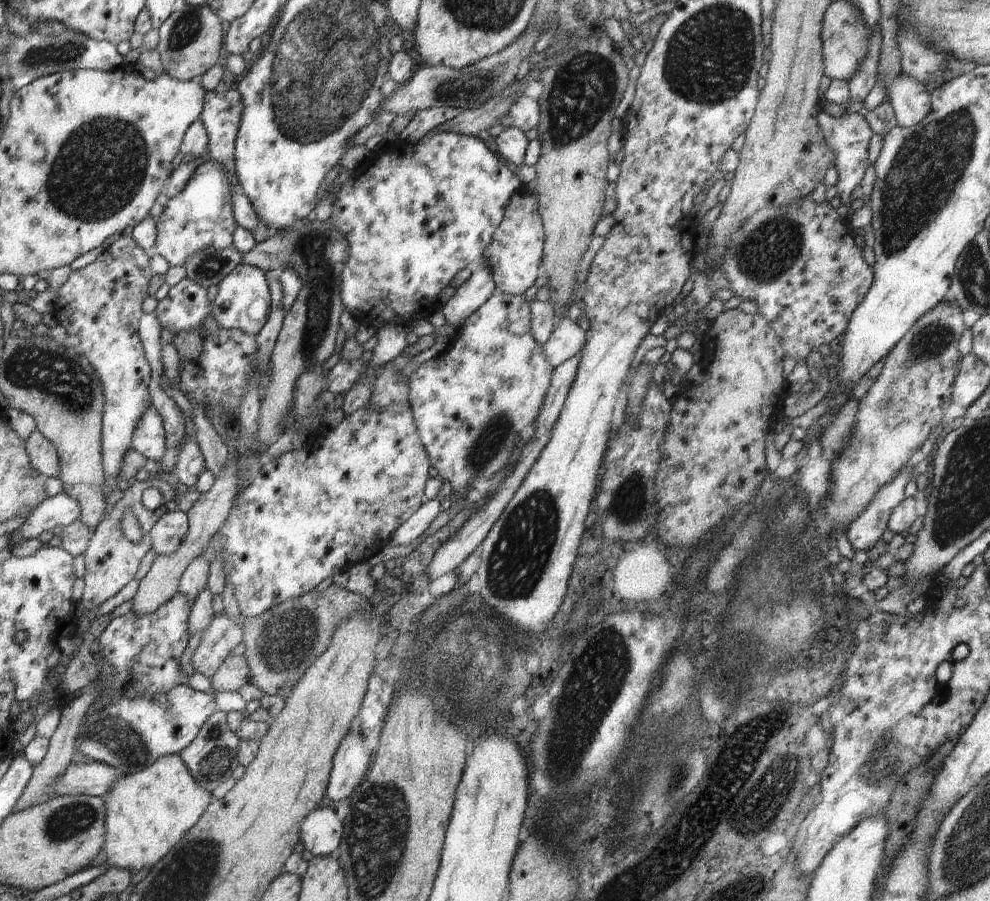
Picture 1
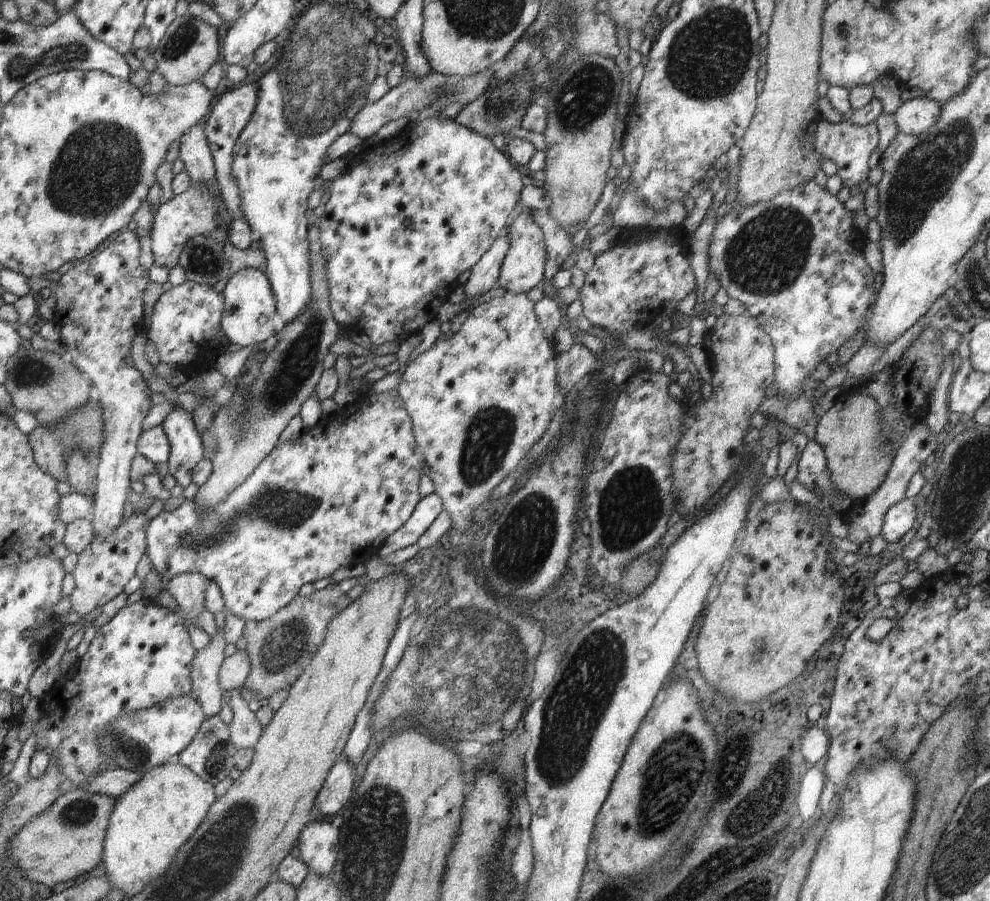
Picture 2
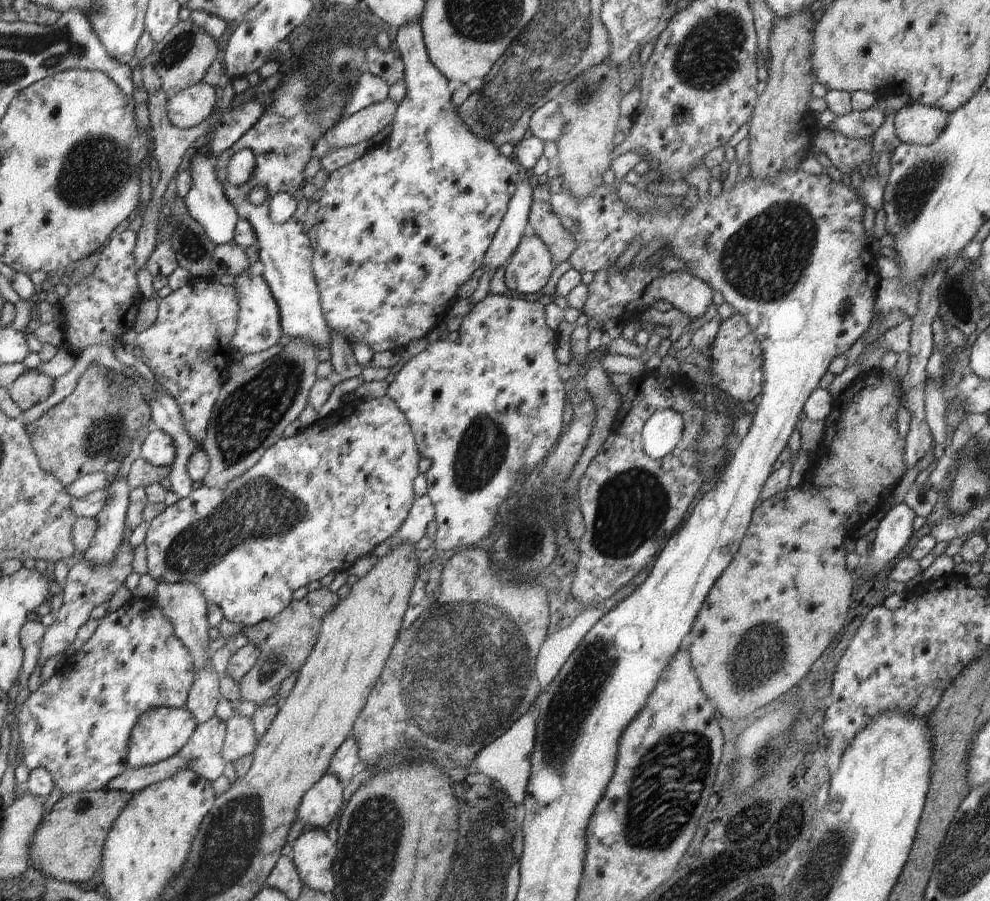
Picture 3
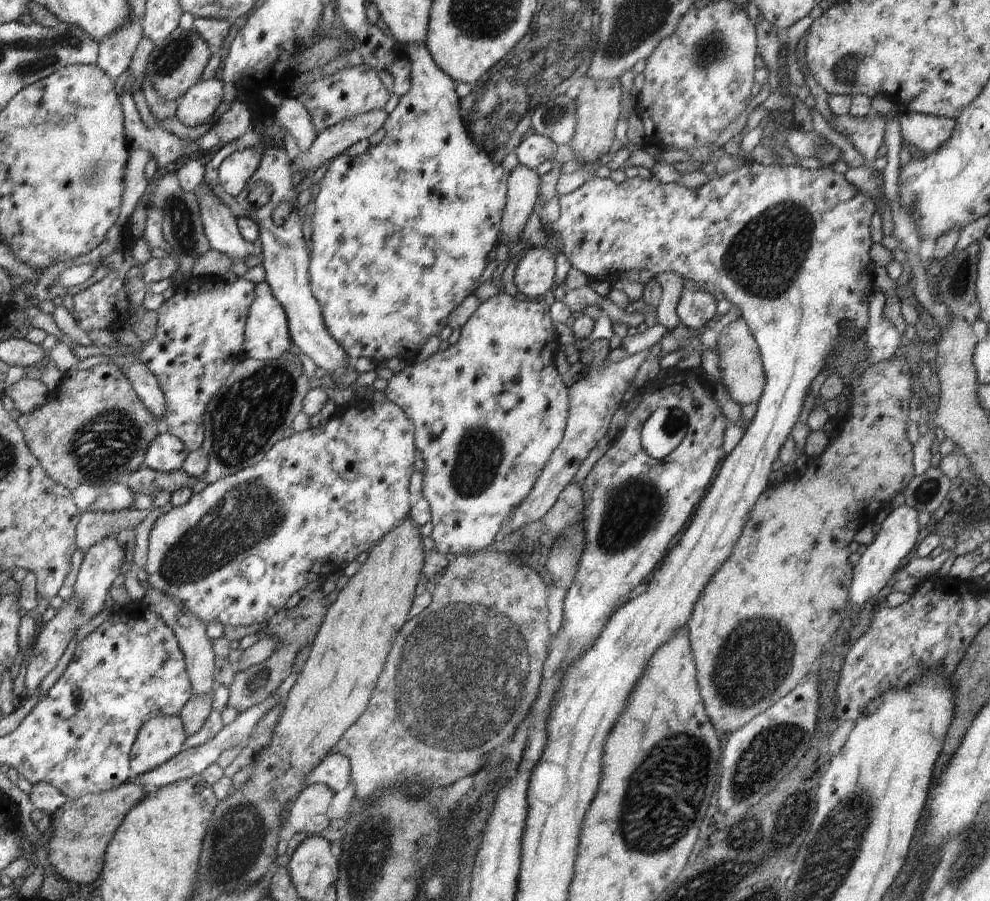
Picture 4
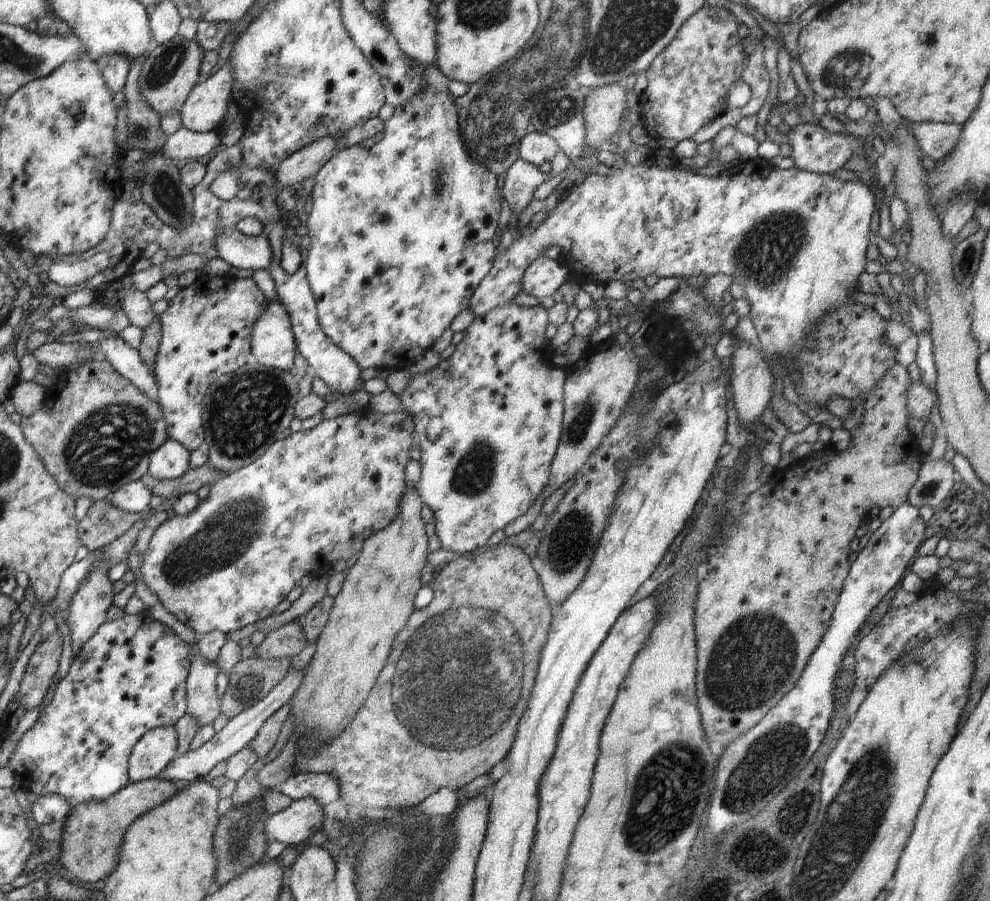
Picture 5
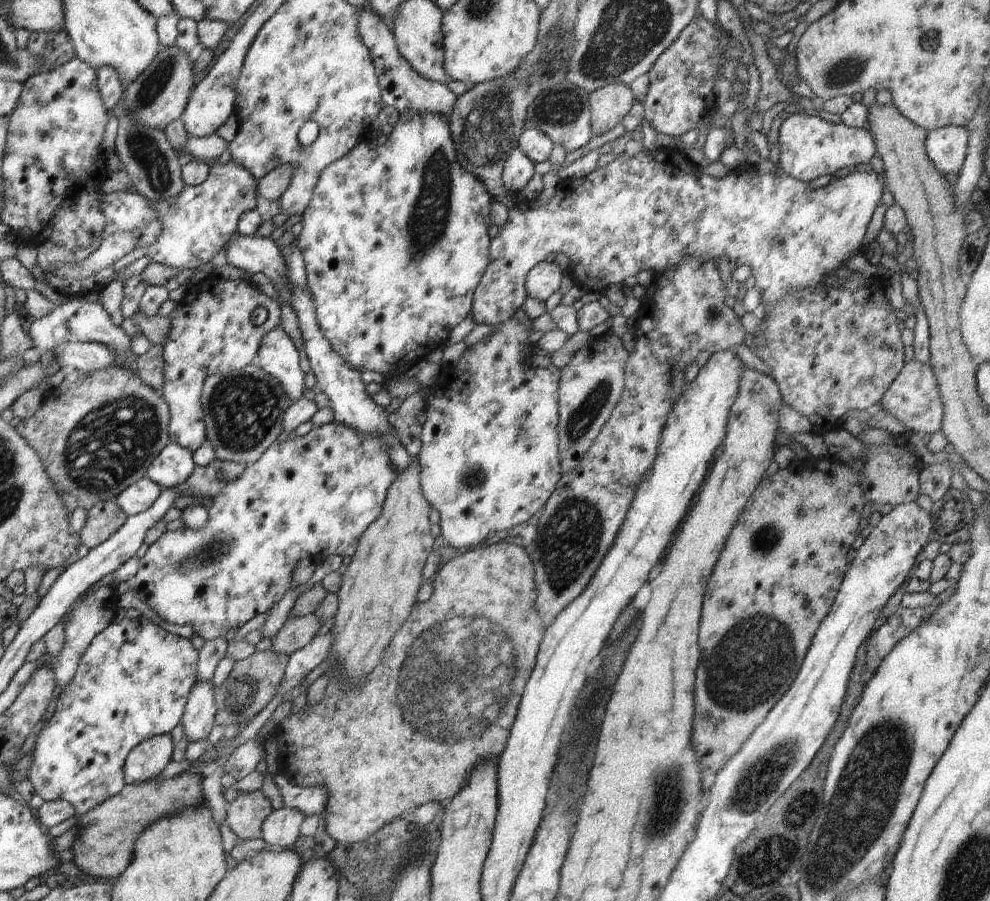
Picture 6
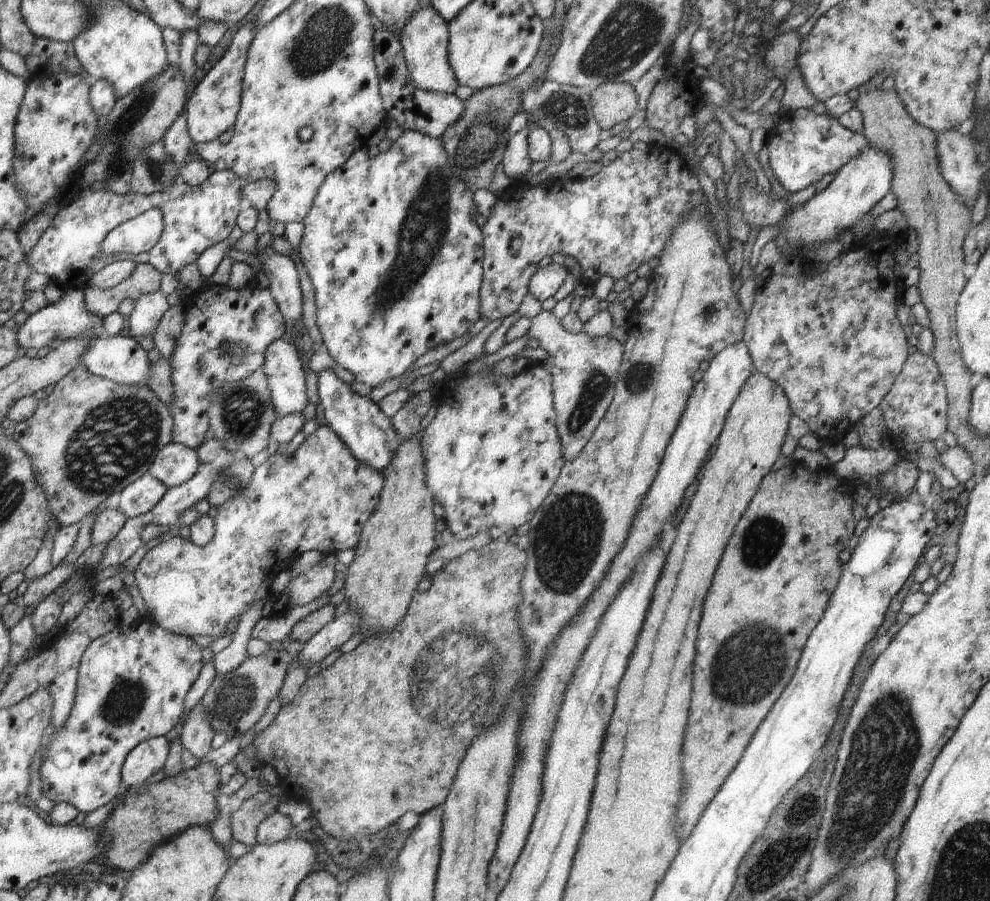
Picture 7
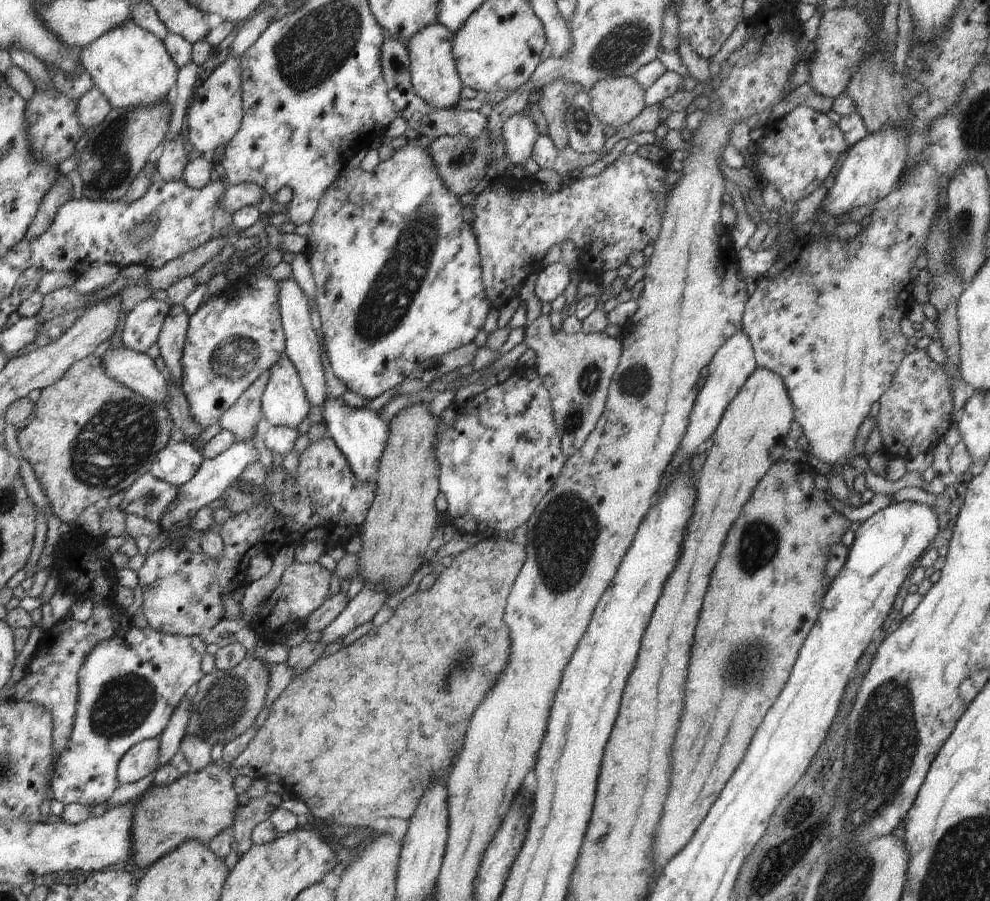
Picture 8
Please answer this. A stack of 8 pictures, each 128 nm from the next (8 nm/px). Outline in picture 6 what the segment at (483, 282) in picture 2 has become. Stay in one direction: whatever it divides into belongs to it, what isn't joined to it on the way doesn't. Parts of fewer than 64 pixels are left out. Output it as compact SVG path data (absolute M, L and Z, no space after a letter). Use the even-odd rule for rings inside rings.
M517 147L503 165L502 181L510 195L521 198L523 188L535 174L535 164Z

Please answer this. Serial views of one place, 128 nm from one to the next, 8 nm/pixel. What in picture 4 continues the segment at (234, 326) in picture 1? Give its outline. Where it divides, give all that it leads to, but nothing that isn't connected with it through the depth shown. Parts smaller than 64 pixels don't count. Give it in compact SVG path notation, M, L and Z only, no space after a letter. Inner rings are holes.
M265 281L255 284L254 303L250 308L243 341L245 356L249 359L264 362L276 361L284 358L284 353L289 352L292 344L284 308L272 295L271 289Z

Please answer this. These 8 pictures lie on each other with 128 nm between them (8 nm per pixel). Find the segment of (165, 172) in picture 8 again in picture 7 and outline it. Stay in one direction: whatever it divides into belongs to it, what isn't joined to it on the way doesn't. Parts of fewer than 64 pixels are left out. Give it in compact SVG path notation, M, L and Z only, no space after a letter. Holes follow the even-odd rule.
M180 114L174 124L168 128L162 142L164 142L164 150L166 150L168 158L172 160L172 164L179 171L181 166L186 163L186 156L189 152L192 152L194 144L188 132L184 114Z

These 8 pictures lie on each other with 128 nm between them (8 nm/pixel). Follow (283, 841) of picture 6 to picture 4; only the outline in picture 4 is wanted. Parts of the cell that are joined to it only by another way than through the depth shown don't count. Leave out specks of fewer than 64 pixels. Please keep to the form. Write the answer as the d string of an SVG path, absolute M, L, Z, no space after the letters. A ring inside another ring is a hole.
M322 784L306 787L293 801L282 826L290 827L293 833L317 836L329 827L326 813L334 796L331 789Z

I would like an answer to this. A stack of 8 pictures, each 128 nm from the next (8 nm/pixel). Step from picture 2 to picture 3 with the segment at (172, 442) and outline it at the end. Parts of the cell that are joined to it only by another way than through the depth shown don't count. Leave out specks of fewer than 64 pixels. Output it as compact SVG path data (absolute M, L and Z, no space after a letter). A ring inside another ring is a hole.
M154 391L153 393L149 406L153 428L166 432L176 446L176 458L168 466L170 468L168 488L179 499L184 499L186 496L190 496L194 490L192 488L193 480L188 476L186 466L190 462L190 456L201 448L201 444L192 440L188 436L188 432L184 430L182 412L180 412L176 400L164 392Z

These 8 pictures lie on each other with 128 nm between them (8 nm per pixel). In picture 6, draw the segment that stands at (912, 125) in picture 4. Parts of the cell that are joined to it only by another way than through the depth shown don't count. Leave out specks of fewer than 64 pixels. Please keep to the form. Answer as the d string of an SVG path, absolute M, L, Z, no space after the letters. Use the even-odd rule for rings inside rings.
M951 125L927 132L927 156L939 173L960 175L968 153L969 135L964 127Z

